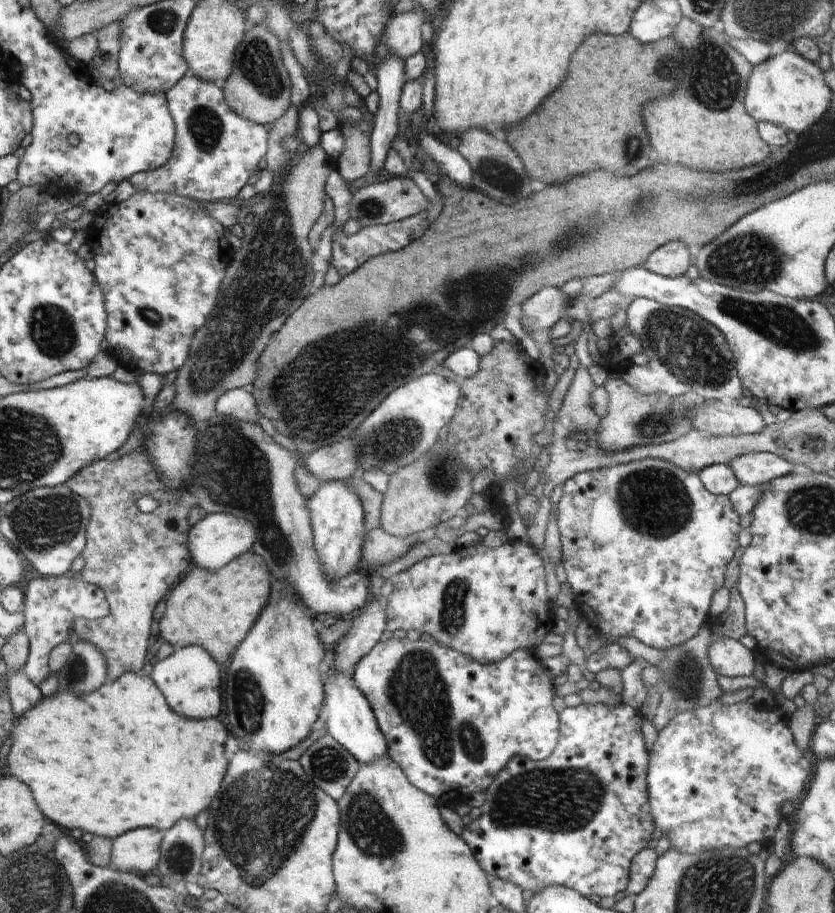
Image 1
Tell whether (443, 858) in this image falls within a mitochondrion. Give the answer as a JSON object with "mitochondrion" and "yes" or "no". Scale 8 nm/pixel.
{"mitochondrion":"no"}

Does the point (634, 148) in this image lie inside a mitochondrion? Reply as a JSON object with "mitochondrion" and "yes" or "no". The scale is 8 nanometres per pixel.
{"mitochondrion":"yes"}

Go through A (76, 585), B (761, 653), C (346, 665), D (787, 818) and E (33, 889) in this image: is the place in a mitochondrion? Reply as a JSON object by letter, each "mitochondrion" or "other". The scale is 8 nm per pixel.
{"A":"other","B":"other","C":"other","D":"other","E":"mitochondrion"}

